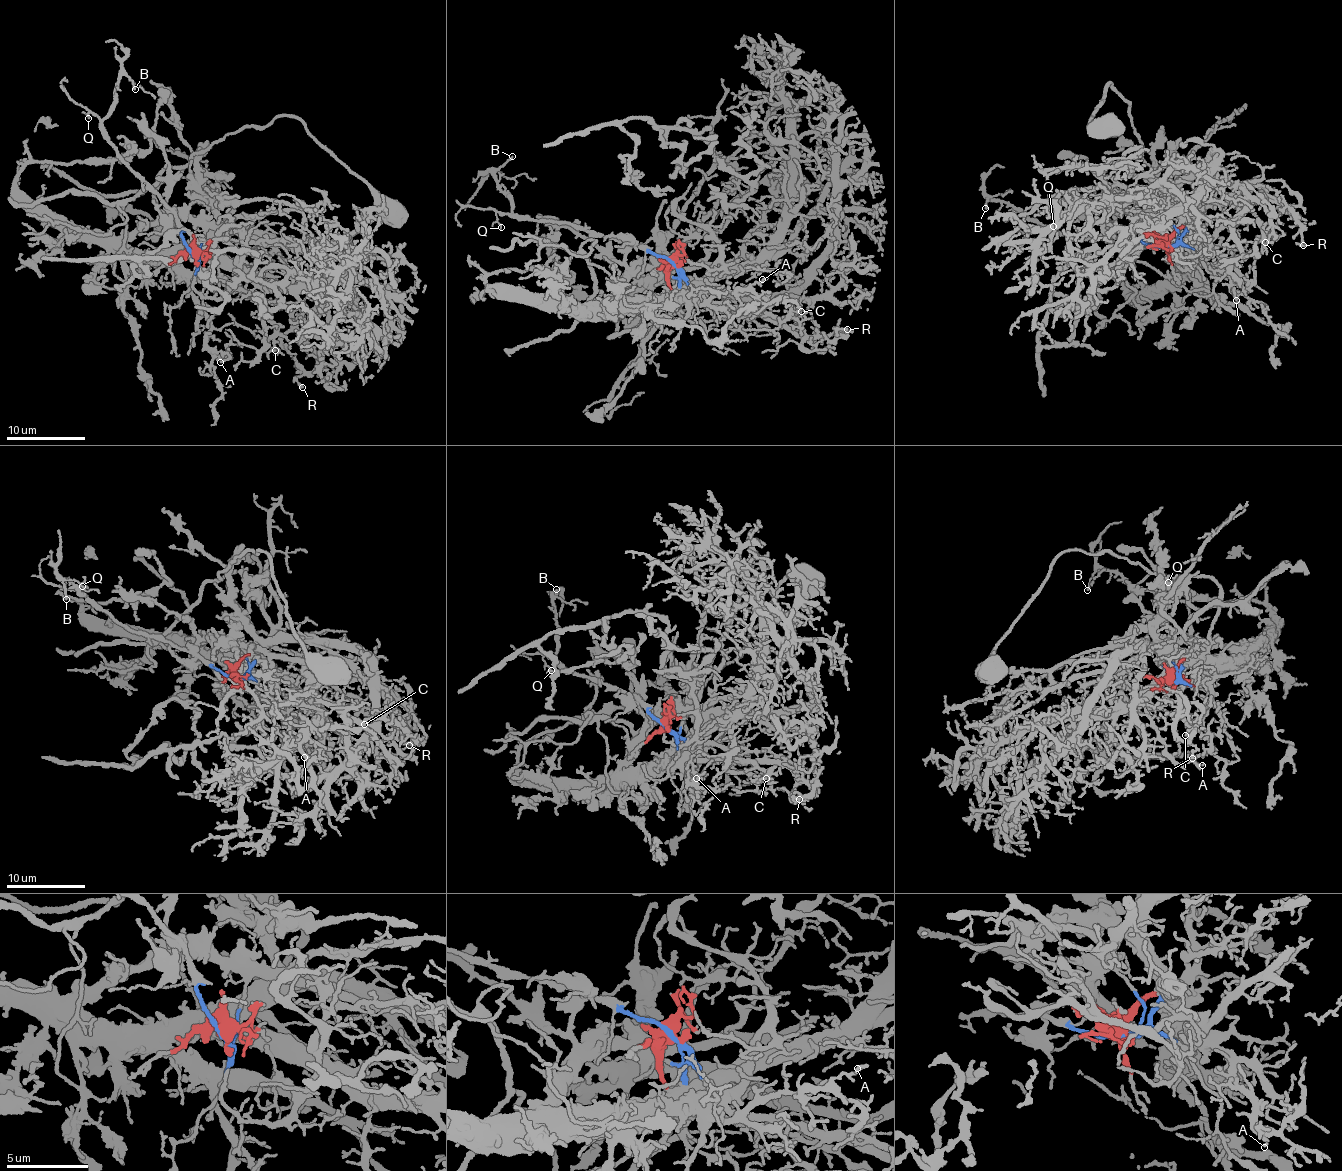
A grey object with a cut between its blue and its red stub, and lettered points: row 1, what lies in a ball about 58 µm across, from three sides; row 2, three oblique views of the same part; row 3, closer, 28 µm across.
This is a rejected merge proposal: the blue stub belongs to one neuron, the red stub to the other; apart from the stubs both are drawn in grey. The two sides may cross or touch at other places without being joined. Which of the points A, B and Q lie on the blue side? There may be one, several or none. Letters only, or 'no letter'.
B, Q

